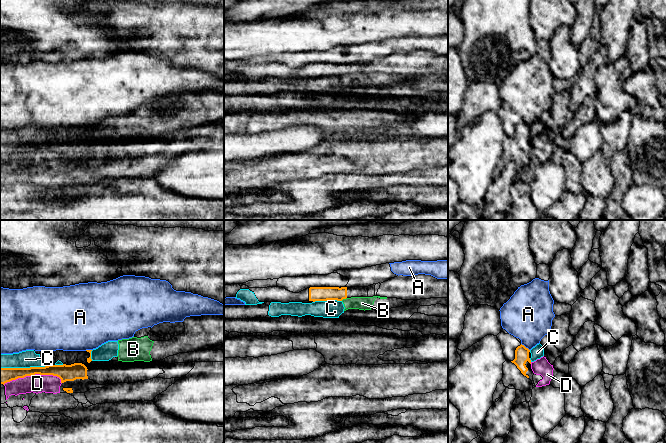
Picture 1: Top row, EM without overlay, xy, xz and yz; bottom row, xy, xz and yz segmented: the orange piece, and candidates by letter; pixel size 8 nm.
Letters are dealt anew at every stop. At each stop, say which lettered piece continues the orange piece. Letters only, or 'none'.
none

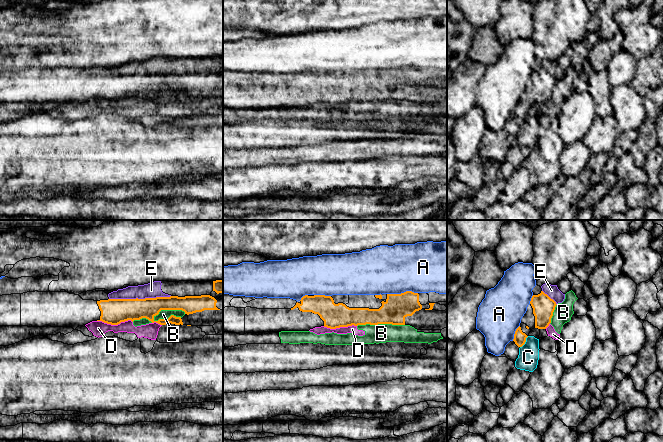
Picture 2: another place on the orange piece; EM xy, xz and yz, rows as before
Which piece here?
none

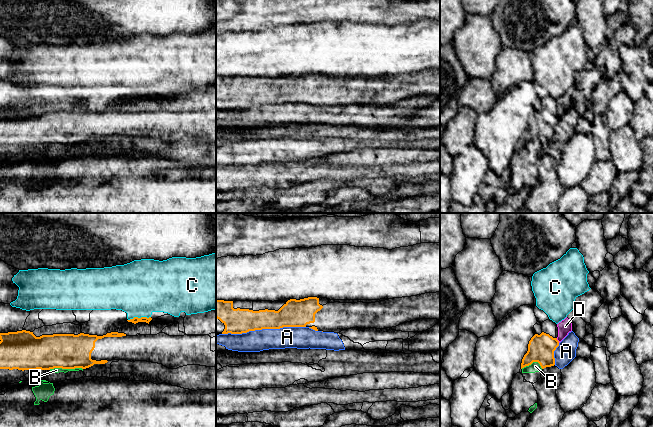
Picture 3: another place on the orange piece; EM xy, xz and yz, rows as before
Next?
none

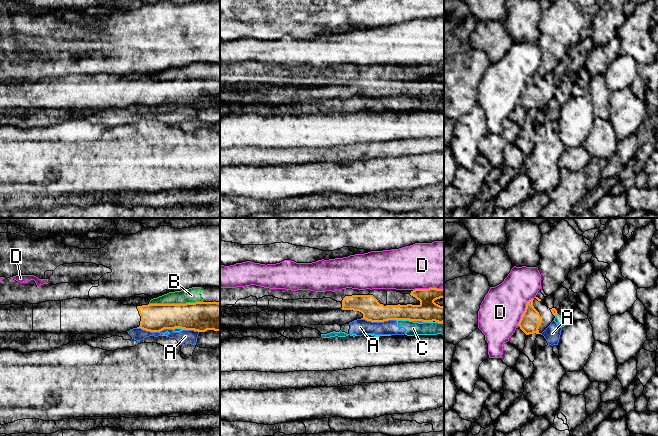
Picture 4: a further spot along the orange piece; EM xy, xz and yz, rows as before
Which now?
none

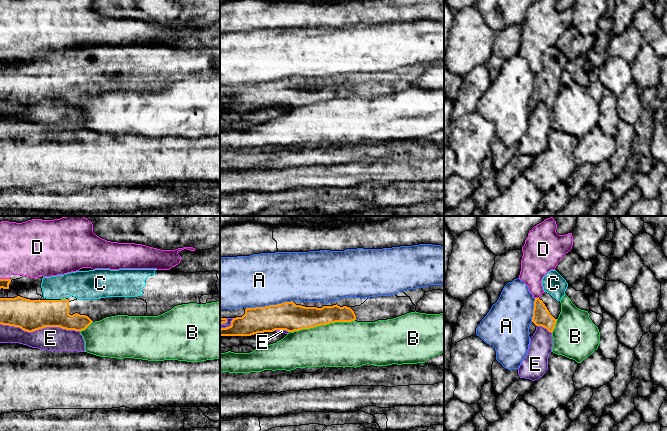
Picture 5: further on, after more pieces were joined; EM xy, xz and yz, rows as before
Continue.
C

